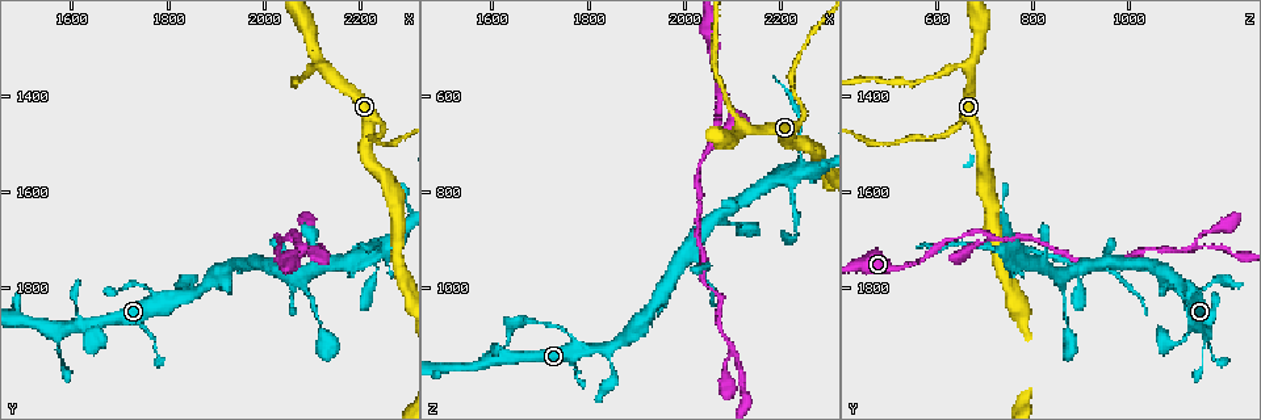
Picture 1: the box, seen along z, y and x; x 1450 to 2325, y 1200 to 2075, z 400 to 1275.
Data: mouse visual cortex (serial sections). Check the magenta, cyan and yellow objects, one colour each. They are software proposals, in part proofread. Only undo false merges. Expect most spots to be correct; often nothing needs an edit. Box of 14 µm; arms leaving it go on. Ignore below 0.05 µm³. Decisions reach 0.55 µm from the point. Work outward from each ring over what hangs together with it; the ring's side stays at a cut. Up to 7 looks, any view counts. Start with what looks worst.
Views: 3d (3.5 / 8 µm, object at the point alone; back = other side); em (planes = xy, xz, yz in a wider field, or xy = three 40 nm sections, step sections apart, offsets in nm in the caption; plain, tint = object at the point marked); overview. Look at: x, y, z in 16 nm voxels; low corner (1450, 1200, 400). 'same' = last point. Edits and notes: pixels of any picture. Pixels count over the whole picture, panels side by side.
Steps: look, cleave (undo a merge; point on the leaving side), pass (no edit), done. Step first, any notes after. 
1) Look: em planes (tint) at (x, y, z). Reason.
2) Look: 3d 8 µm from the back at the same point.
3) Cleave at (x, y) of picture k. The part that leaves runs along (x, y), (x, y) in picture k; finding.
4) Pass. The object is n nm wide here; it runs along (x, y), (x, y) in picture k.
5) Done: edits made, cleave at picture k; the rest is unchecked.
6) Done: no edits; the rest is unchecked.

Look: 3d 3.5 µm at (2055, 1685, 710). Two arms at a narrow angle.

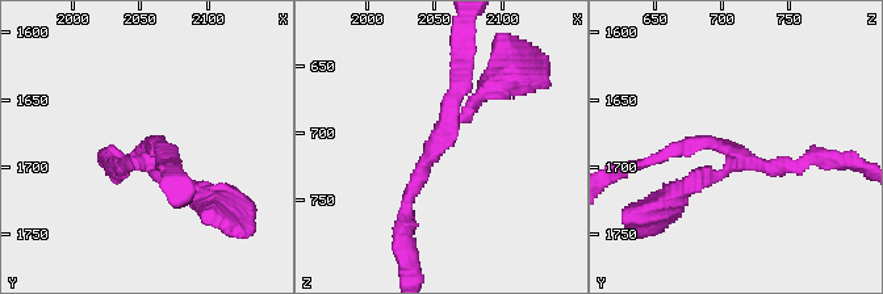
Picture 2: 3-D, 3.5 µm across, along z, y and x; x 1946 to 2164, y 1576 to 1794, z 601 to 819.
Look: em xy step 3 (plain) at (2054, 1690, 710). Now the EM.

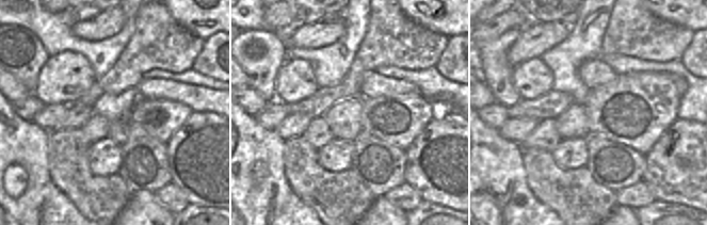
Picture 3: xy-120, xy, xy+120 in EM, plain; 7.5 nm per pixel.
Look: em xy step 3 (tint) at the same point.

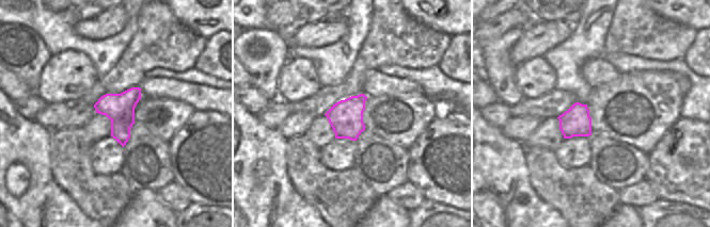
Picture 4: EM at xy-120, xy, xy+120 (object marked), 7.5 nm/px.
Pass. The arms are 150, 200, 200 nm wide; it runs along (456, 74), (404, 219) in picture 2; continuous, no second cell.

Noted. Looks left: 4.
Look: 3d 3.5 µm at (2100, 1715, 1135). Three-way junction.

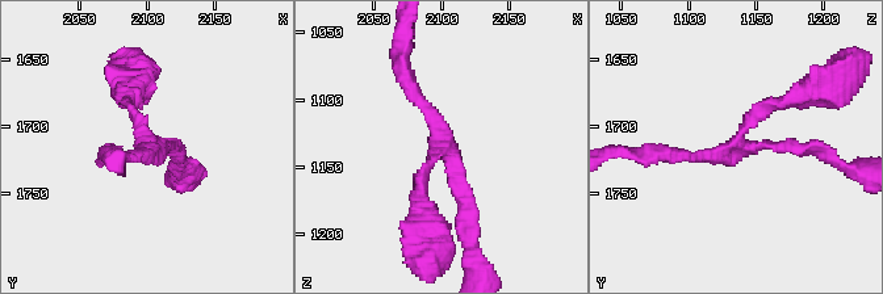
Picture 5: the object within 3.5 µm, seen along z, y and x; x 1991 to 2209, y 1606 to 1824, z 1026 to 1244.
Look: em planes (tint) at (2104, 1714, 1134). 3 arms meet here; the arms are 150, 200, 200 nm wide; shape alone is not enough.

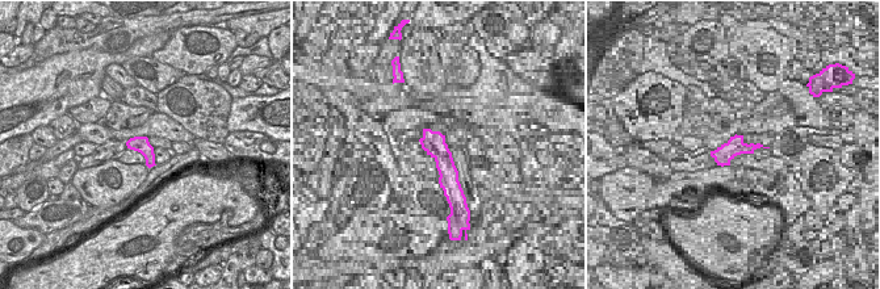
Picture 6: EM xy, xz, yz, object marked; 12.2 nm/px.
Pass. The object is 190 nm wide here; it runs along (666, 154), (724, 154), (757, 109), (794, 97) in picture 5; continuous, no second cell.

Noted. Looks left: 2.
Look: em xy step 3 (tint) at (2230, 1720, 760). Abrupt turn.

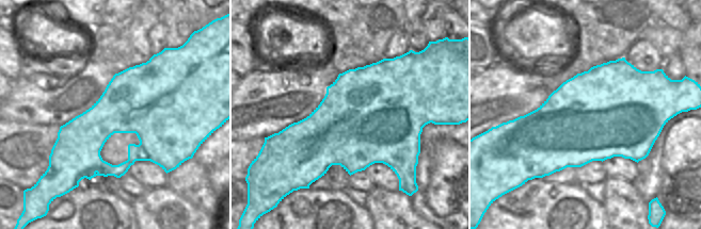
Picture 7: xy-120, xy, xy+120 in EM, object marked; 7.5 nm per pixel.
Look: 3d 3.5 µm from the back at the same point.

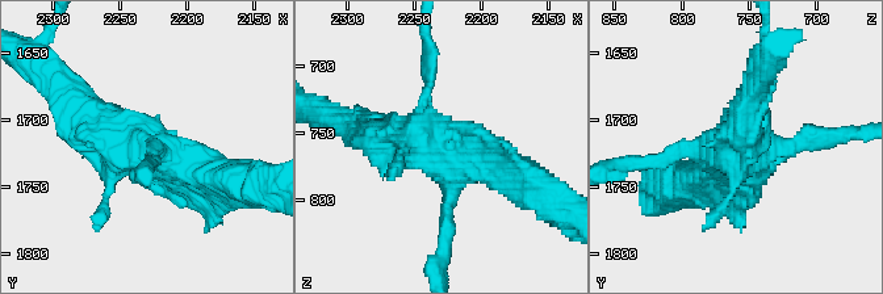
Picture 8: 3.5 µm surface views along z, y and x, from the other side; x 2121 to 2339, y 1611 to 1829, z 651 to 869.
Pass. It runs along (217, 176), (108, 135), (72, 99) in picture 8; all the same cell.

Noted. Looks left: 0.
Done: no edits; the rest is unchecked.

